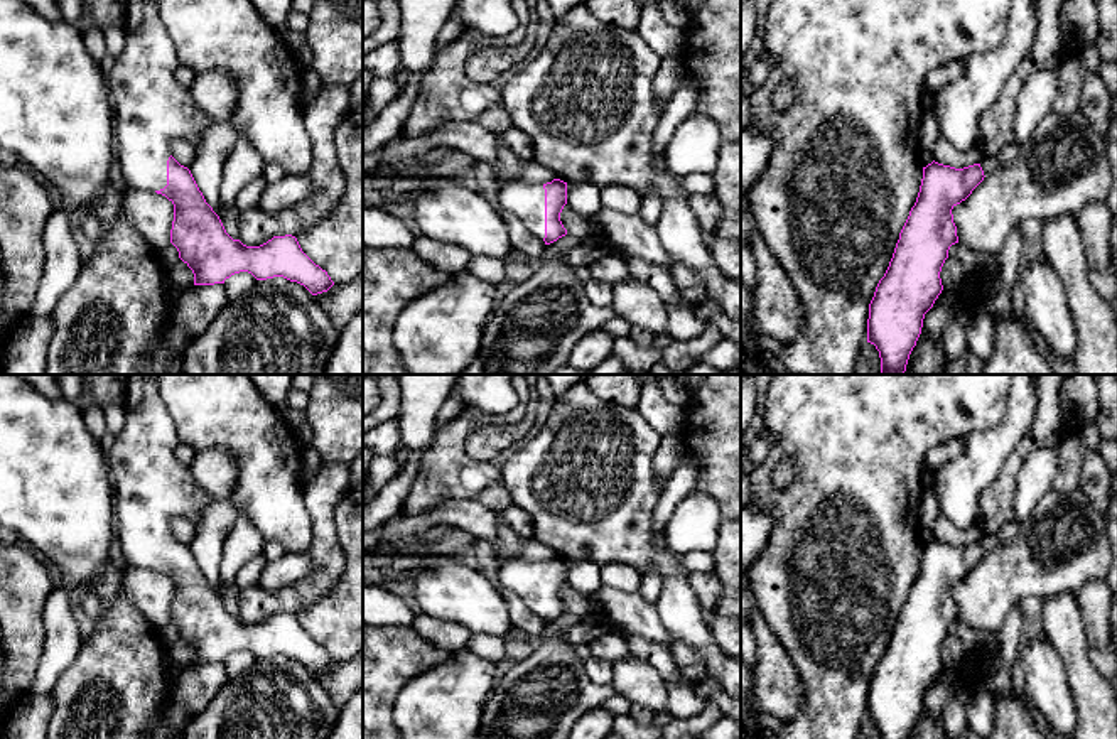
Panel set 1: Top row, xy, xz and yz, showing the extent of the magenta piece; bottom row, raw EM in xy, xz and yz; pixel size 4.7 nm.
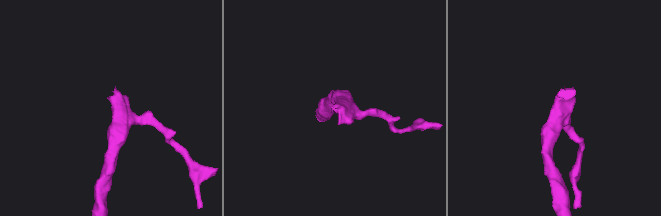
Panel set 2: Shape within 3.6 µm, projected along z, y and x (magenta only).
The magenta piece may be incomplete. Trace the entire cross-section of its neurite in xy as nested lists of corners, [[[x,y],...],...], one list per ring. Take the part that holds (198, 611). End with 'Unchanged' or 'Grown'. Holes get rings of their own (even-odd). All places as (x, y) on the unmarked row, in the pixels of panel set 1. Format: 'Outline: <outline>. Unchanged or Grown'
Outline: [[[127,375],[127,378],[125,425],[106,449],[115,489],[115,528],[130,567],[162,572],[174,582],[170,621],[192,648],[194,663],[224,661],[231,653],[248,650],[256,658],[283,655],[304,663],[312,673],[327,670],[334,660],[302,629],[295,614],[273,614],[260,624],[233,618],[206,580],[191,548],[172,535],[172,518],[181,516],[196,523],[213,498],[194,481],[191,469],[174,456],[179,437],[159,393],[159,375]]]. Grown

